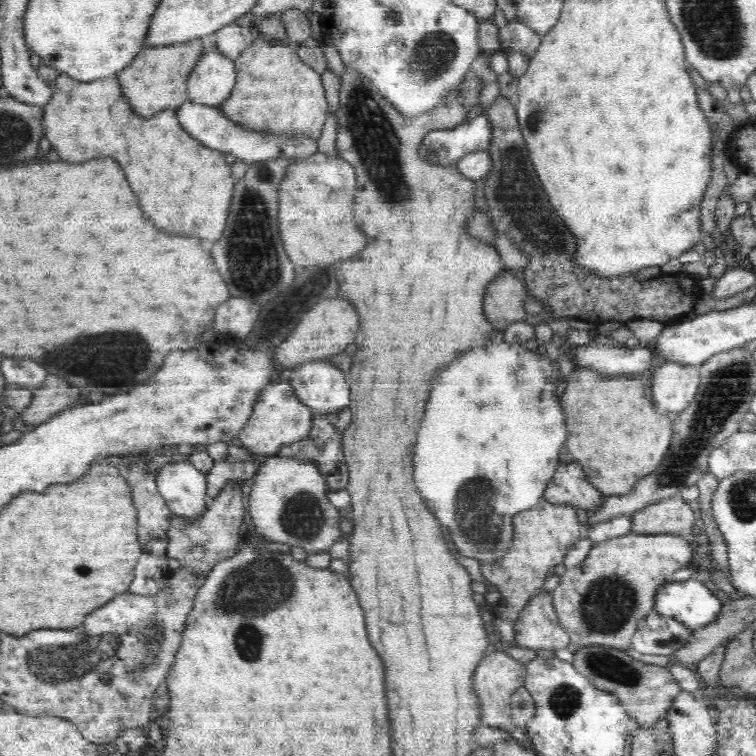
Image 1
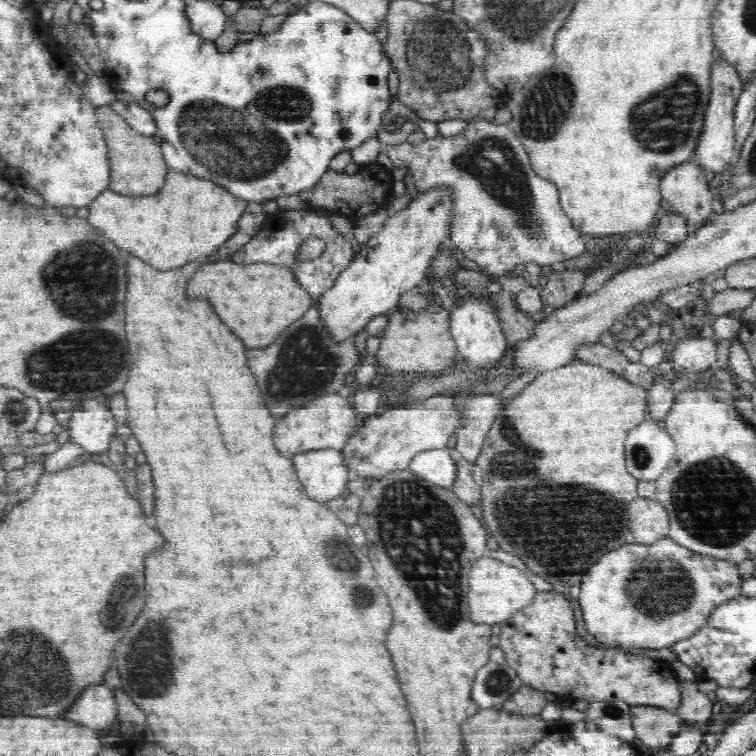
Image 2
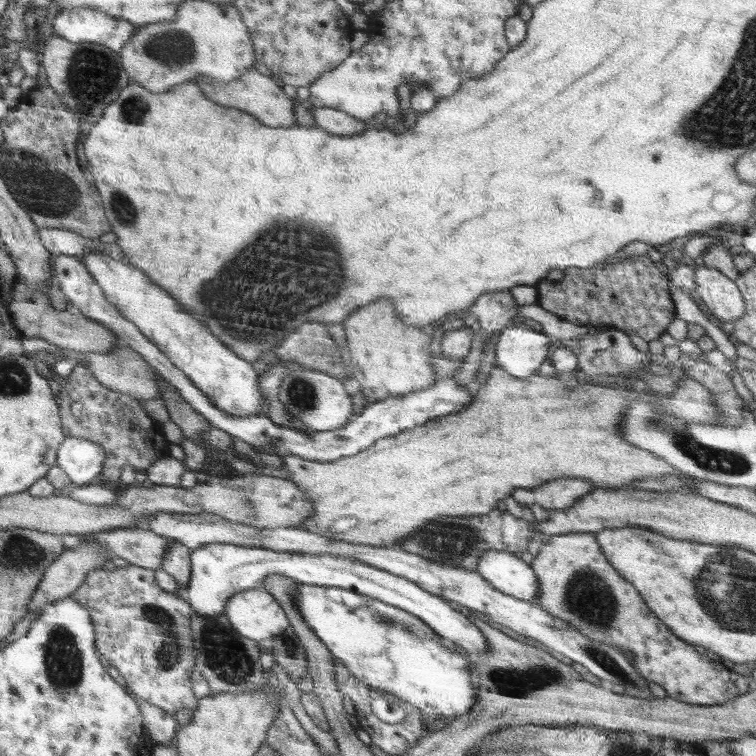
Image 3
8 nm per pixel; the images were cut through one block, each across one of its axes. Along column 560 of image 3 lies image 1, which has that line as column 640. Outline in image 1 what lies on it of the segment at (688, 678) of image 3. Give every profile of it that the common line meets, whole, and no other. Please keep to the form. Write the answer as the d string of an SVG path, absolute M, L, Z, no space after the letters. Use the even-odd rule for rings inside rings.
M628 533L616 538L595 543L586 560L578 567L567 569L553 590L554 607L559 623L569 632L570 640L576 646L599 644L612 648L628 649L637 631L637 624L644 616L655 610L656 590L674 572L690 567L692 550L684 539L672 535L644 536Z

